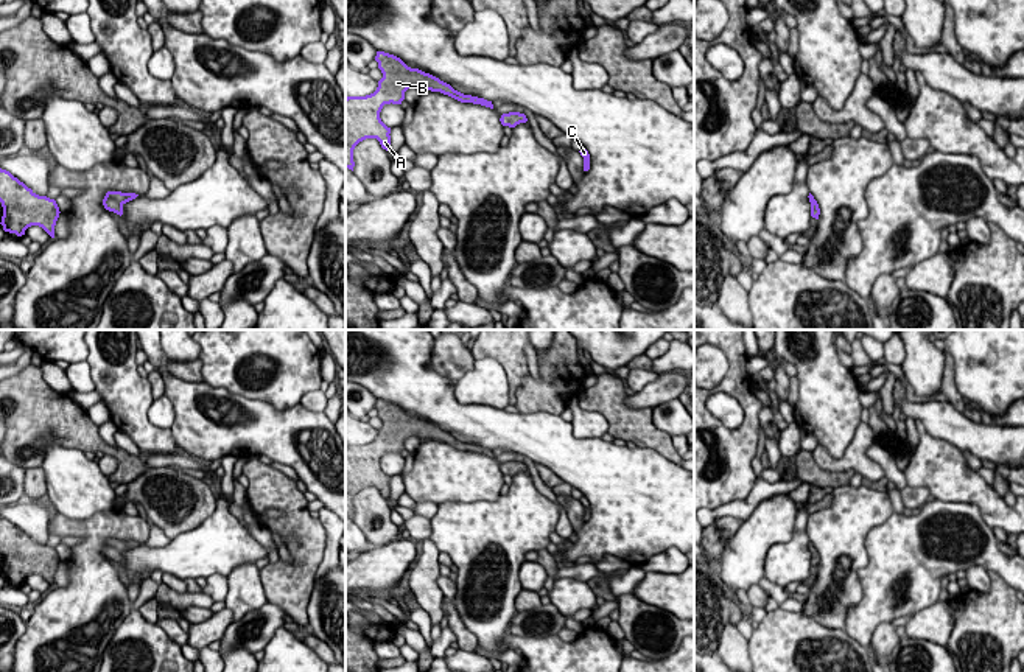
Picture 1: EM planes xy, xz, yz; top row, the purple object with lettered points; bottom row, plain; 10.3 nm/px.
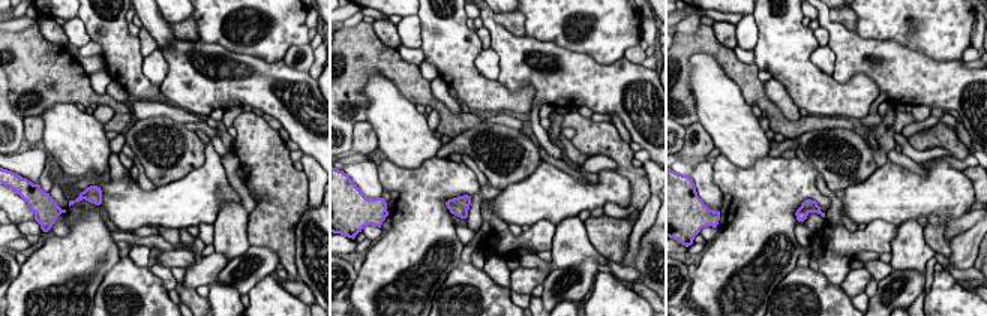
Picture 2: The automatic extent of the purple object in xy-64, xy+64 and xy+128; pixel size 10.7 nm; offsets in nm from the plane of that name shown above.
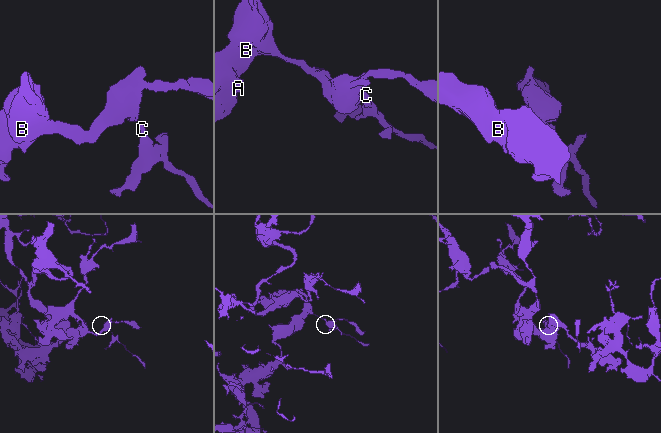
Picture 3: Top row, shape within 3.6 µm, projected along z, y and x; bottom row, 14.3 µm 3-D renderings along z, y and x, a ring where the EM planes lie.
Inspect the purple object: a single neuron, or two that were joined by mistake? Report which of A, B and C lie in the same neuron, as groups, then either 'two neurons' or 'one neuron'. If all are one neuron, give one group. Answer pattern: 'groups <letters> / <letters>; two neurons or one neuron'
groups A B / C; two neurons

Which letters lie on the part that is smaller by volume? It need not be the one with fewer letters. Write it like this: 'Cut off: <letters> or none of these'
Cut off: C

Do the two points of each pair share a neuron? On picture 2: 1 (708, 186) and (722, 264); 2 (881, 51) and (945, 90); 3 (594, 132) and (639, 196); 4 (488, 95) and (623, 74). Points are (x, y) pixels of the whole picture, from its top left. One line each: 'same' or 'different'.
1: different
2: same
3: same
4: different

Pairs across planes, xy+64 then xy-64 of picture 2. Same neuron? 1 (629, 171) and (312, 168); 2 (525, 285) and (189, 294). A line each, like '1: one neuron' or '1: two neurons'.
1: two neurons
2: two neurons

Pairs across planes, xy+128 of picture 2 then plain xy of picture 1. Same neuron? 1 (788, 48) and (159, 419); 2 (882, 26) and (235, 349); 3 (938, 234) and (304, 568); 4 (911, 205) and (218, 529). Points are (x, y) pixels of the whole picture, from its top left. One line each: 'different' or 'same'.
1: different
2: same
3: same
4: same

